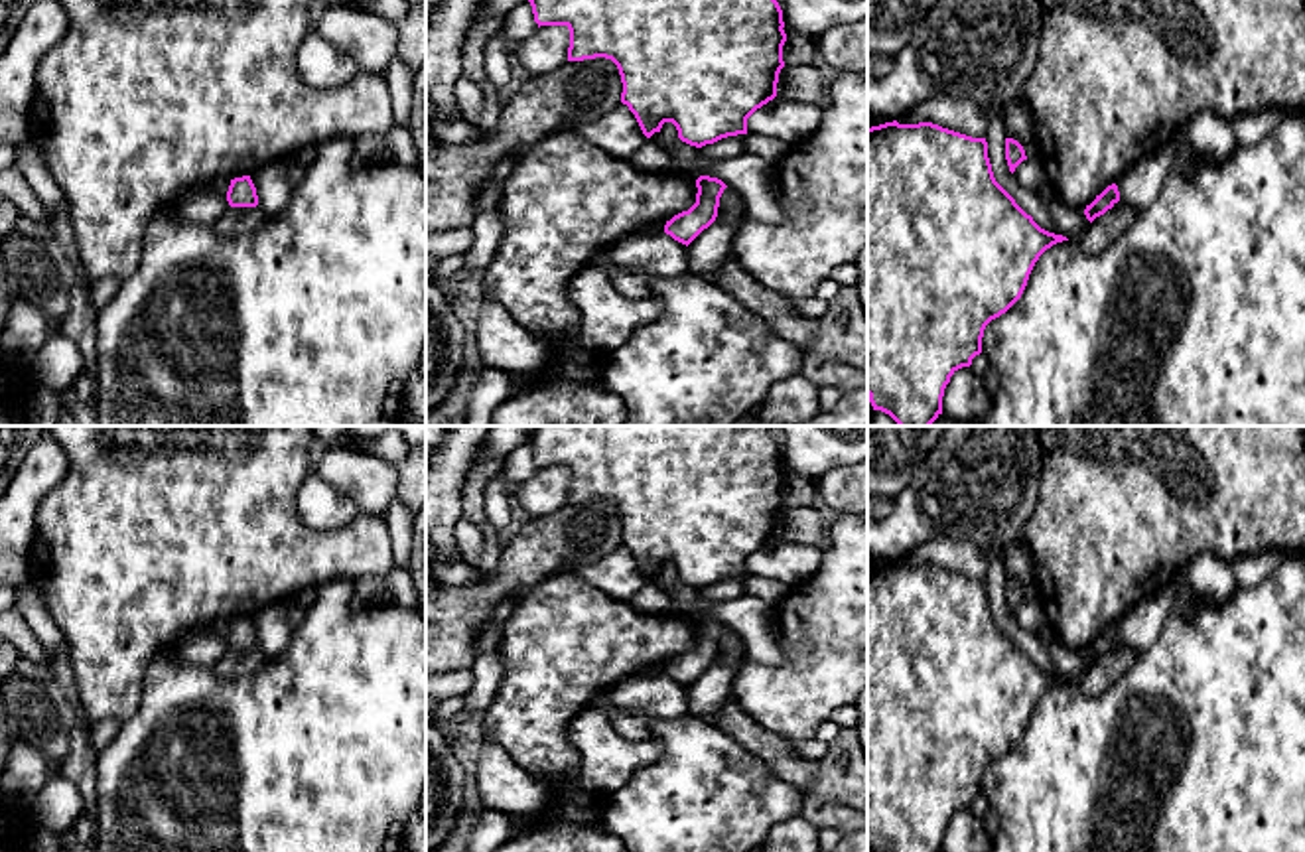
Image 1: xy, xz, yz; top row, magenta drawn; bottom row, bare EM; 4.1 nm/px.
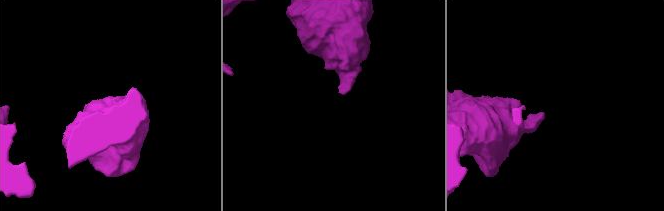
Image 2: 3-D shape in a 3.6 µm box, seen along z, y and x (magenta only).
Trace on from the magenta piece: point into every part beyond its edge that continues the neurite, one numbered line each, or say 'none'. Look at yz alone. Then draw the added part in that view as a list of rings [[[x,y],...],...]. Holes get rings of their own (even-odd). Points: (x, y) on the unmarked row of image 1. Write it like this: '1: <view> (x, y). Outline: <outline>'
none

